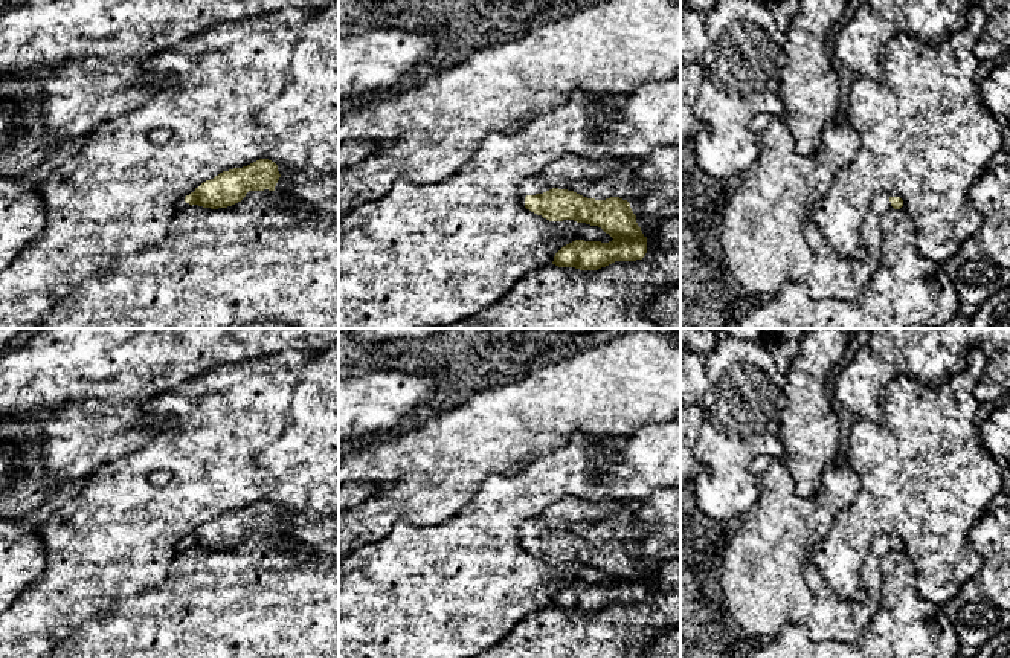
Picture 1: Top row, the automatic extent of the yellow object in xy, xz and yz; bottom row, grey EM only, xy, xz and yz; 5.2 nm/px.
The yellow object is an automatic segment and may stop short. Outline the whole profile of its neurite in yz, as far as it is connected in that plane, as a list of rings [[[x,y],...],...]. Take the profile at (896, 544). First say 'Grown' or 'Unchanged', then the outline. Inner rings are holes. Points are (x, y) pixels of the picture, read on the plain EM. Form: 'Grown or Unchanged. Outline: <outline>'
Grown. Outline: [[[757,455],[751,472],[758,481],[758,502],[745,519],[731,527],[729,540],[723,548],[719,592],[726,612],[757,643],[775,638],[787,623],[803,624],[815,641],[856,643],[880,605],[880,559],[893,550],[900,551],[903,542],[888,536],[876,537],[860,568],[867,600],[845,600],[828,586],[810,553],[830,533],[838,513],[850,507],[857,496],[859,478],[854,469],[850,464],[828,466],[819,490],[812,496],[796,492],[789,470],[778,458]]]

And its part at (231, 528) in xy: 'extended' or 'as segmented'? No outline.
extended

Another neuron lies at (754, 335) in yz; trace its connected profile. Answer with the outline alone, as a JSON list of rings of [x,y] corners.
[[[709,328],[717,336],[719,334],[728,334],[735,339],[746,339],[751,342],[758,342],[763,337],[764,328]]]

